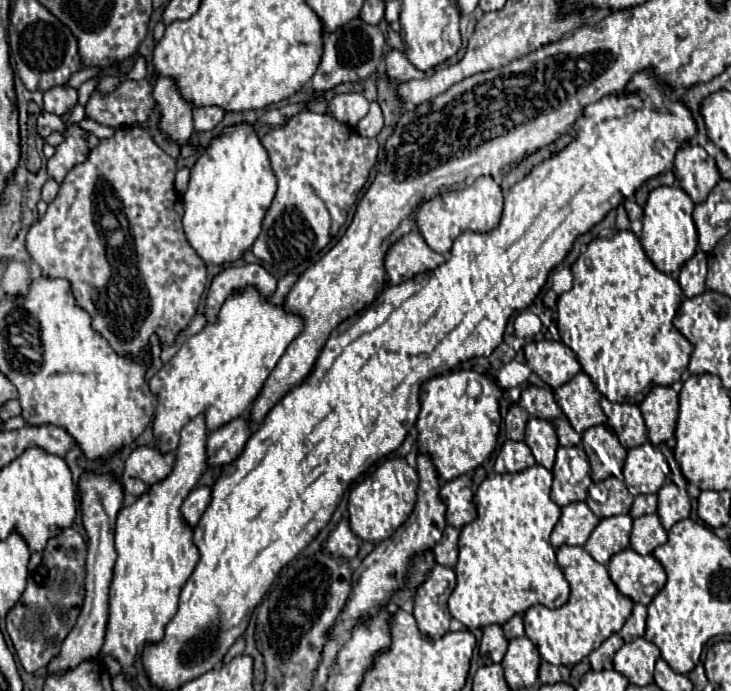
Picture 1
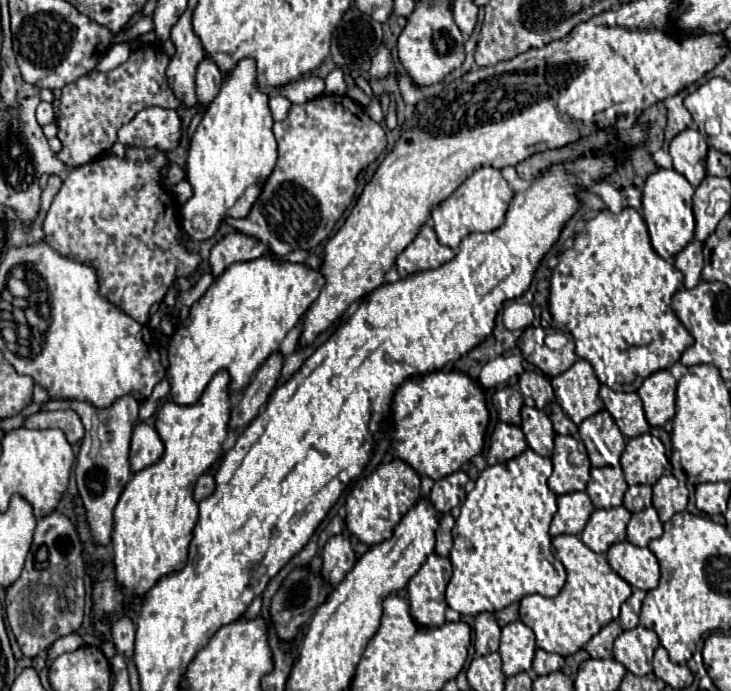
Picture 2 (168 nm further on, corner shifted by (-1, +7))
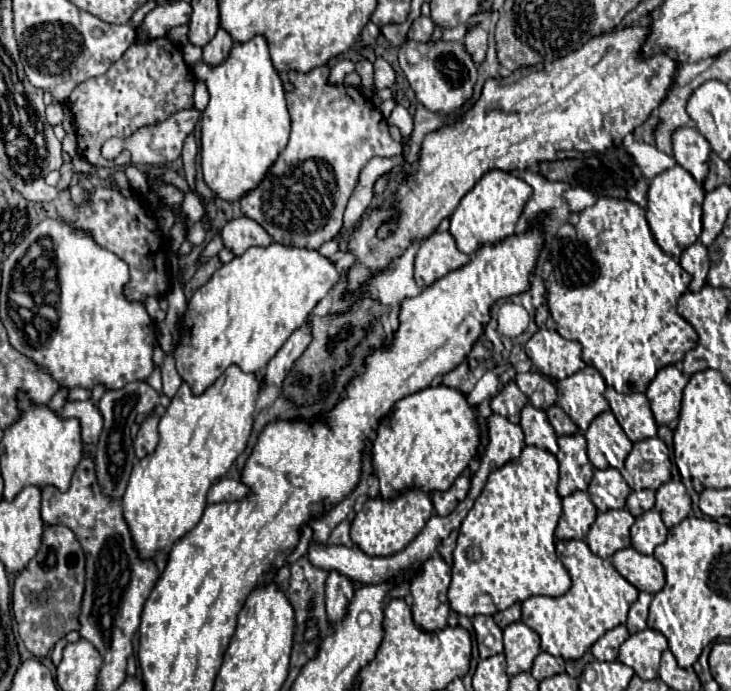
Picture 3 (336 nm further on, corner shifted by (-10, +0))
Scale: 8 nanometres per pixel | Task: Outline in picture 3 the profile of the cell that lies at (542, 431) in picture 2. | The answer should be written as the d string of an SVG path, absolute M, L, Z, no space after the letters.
M530 403L520 413L520 427L524 431L524 443L542 447L550 453L558 453L556 433L542 409L534 409Z

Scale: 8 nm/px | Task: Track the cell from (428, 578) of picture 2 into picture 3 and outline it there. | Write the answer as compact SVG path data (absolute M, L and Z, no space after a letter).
M432 555L410 581L410 593L414 597L412 617L424 631L440 631L448 619L448 591L450 567L440 555Z

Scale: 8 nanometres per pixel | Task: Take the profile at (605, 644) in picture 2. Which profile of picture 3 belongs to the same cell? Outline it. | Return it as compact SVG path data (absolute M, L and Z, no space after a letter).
M618 625L610 631L606 631L594 645L592 645L592 655L598 661L614 661L618 657L620 645L628 639L628 629L624 625Z

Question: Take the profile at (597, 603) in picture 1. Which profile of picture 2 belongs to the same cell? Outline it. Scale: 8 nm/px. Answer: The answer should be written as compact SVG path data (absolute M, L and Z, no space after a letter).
M555 536L553 552L567 570L563 590L555 598L545 598L539 594L525 596L519 602L519 614L521 622L535 632L537 648L559 656L569 656L581 650L603 626L619 618L619 608L631 596L631 586L617 572L613 572L605 554L589 550L579 536Z

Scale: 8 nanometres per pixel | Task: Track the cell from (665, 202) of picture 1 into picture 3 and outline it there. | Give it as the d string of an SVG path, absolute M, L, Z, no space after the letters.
M674 165L672 169L666 169L652 179L648 189L646 221L650 225L652 237L664 253L678 259L686 247L698 241L702 231L702 201L704 187L696 183L694 177L680 165Z

